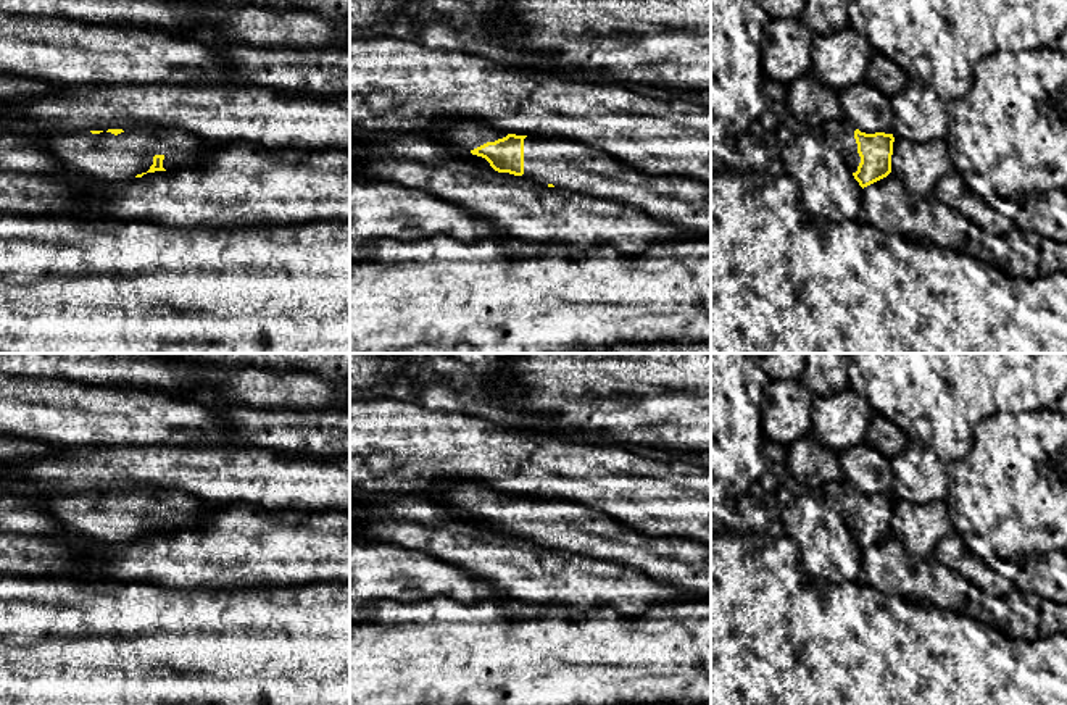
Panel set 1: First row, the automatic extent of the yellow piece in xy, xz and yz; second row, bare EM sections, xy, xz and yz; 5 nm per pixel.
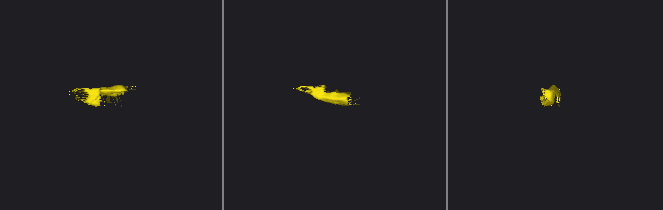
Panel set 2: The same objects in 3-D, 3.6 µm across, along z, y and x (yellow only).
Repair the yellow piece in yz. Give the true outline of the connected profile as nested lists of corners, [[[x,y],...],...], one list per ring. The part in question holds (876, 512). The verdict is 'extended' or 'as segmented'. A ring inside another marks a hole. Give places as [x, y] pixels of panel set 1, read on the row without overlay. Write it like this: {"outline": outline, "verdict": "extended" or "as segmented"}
{"outline": [[[846,481],[830,482],[817,494],[841,516],[862,550],[891,534],[893,495],[866,495]]], "verdict": "extended"}

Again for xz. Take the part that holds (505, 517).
{"outline": [[[443,481],[443,489],[429,499],[445,507],[469,510],[472,516],[485,519],[498,534],[524,537],[548,549],[563,549],[596,560],[611,560],[643,571],[661,582],[674,584],[685,590],[711,595],[711,545],[701,540],[650,536],[590,507],[563,500],[542,500],[504,495],[487,489],[477,481]]], "verdict": "extended"}

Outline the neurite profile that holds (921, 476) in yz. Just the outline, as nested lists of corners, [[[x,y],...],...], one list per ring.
[[[907,440],[890,463],[895,478],[893,499],[915,505],[946,500],[949,466],[938,458],[932,447]]]

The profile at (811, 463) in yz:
[[[812,434],[793,442],[787,452],[787,471],[811,492],[845,481],[838,453],[822,445]]]

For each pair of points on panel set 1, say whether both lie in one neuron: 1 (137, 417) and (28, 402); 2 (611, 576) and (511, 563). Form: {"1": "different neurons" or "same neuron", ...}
{"1": "same neuron", "2": "same neuron"}

